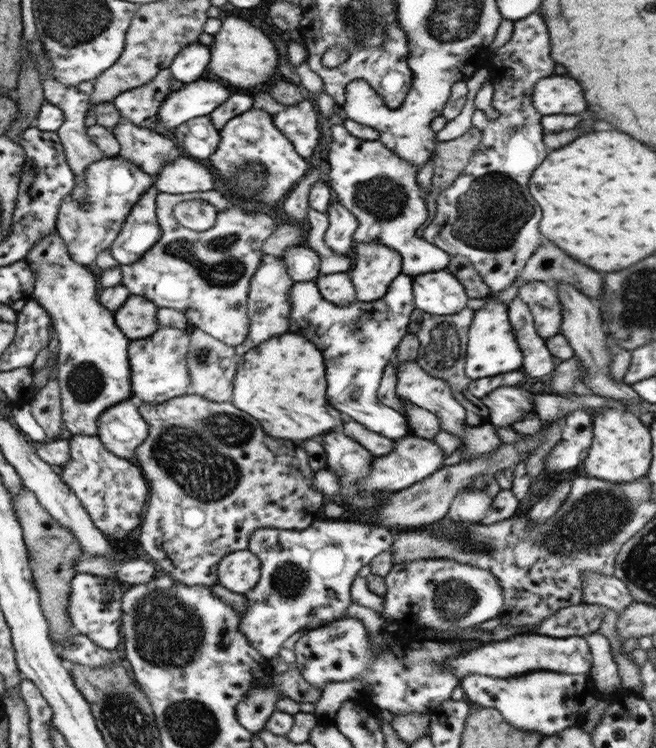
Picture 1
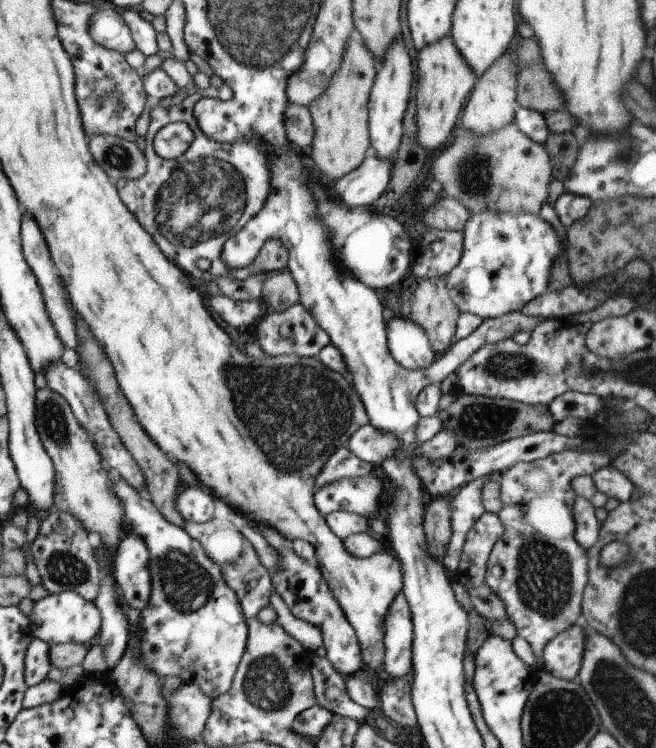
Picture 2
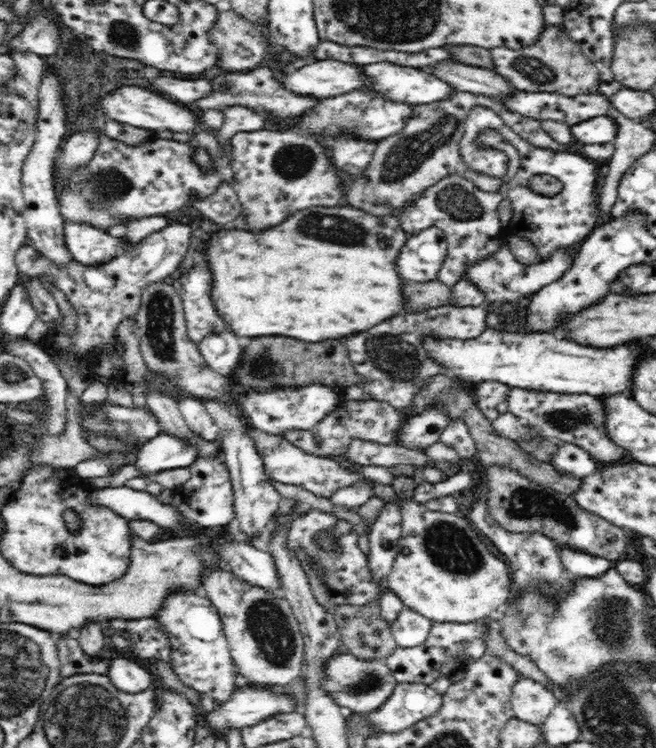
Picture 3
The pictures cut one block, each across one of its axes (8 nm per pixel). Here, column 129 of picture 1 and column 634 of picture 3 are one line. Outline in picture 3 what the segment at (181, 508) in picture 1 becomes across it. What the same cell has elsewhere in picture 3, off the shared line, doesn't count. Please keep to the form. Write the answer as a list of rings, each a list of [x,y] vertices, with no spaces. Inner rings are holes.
[[[514,388],[510,392],[510,412],[518,416],[536,434],[556,440],[560,444],[576,444],[598,462],[598,466],[614,466],[636,462],[636,458],[622,446],[614,444],[606,432],[606,402],[594,396],[556,394],[556,392],[532,392]]]

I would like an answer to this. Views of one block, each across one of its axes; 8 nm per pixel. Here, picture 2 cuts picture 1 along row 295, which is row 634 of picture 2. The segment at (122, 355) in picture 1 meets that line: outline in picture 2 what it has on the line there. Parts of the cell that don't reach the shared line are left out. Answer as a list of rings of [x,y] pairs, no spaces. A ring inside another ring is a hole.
[[[59,592],[59,594],[47,594],[39,600],[33,602],[31,614],[31,628],[33,636],[47,646],[57,646],[57,644],[79,644],[79,646],[89,646],[97,640],[99,628],[101,628],[101,616],[95,608],[93,602],[85,602],[81,596],[73,592]]]

